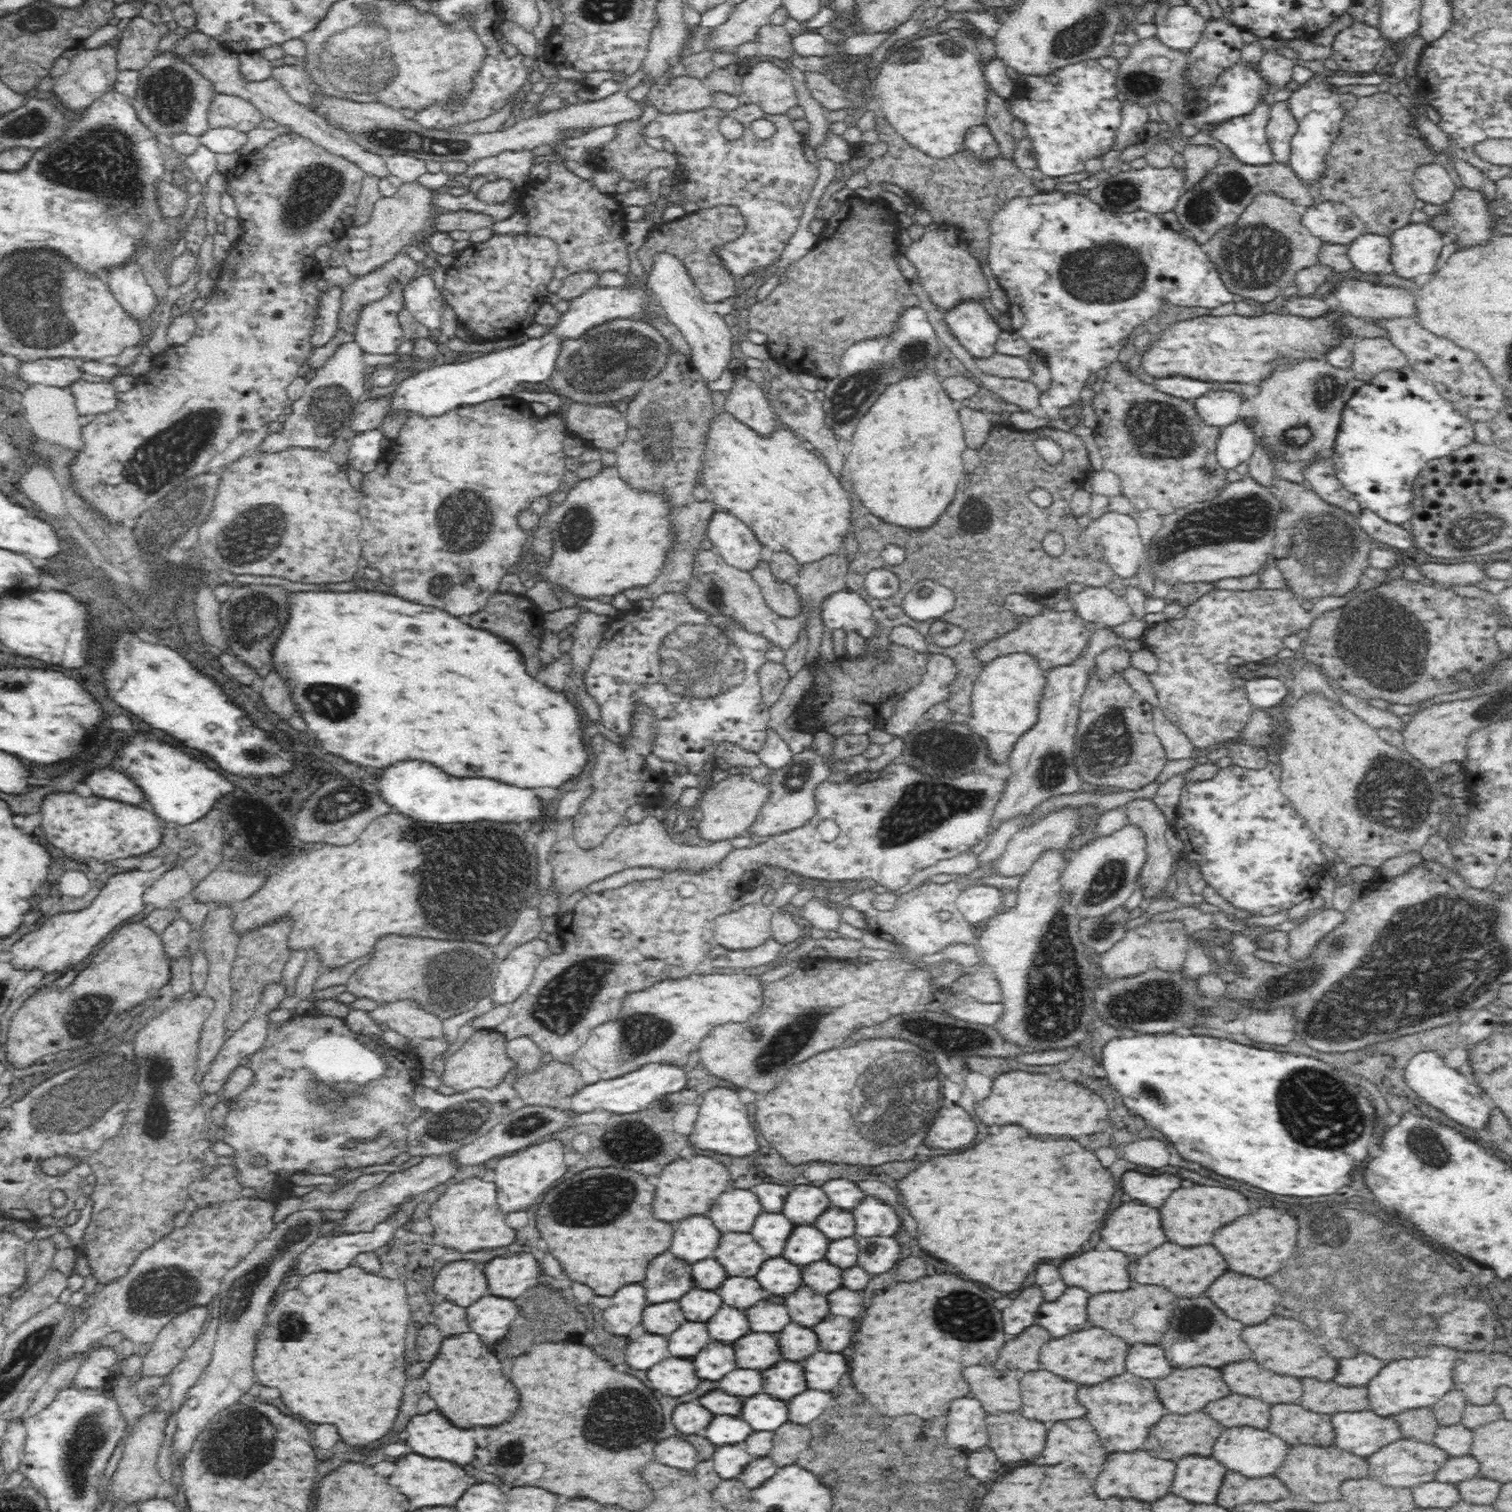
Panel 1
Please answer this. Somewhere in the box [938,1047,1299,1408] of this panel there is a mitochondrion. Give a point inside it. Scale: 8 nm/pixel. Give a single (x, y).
(1194, 1320)

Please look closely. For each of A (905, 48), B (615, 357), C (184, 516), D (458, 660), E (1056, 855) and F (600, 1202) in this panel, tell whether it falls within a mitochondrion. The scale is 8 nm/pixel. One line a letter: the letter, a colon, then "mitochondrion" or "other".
A: other
B: mitochondrion
C: mitochondrion
D: other
E: other
F: mitochondrion

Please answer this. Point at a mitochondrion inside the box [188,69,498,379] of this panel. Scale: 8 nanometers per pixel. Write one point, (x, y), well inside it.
(316, 187)

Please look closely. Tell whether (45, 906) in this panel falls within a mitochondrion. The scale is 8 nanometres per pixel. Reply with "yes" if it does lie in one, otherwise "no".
no

